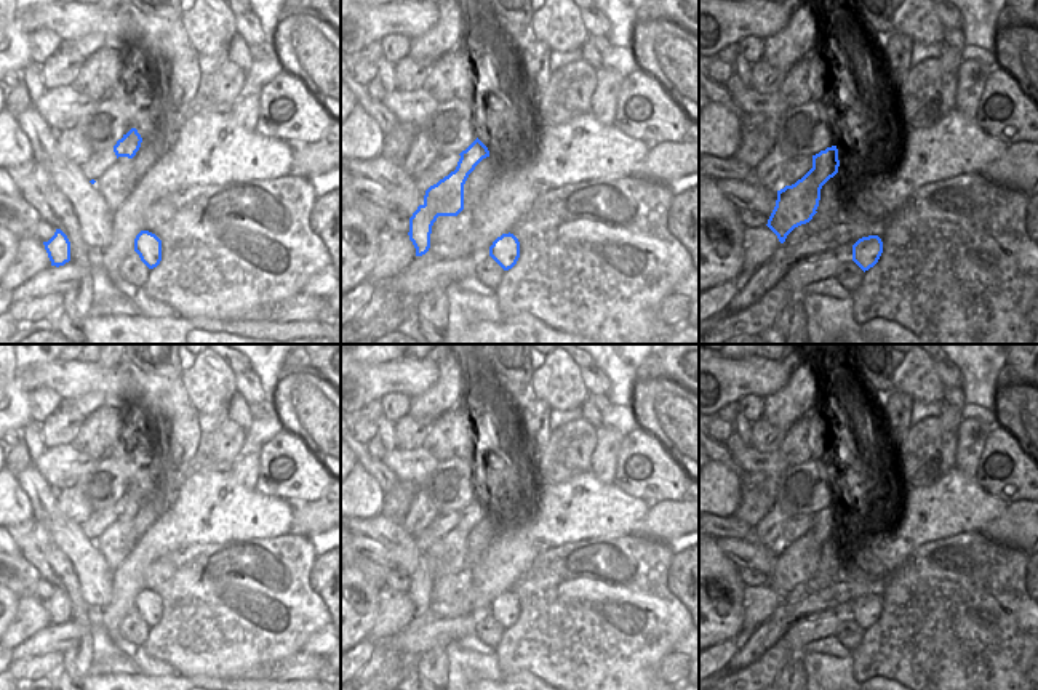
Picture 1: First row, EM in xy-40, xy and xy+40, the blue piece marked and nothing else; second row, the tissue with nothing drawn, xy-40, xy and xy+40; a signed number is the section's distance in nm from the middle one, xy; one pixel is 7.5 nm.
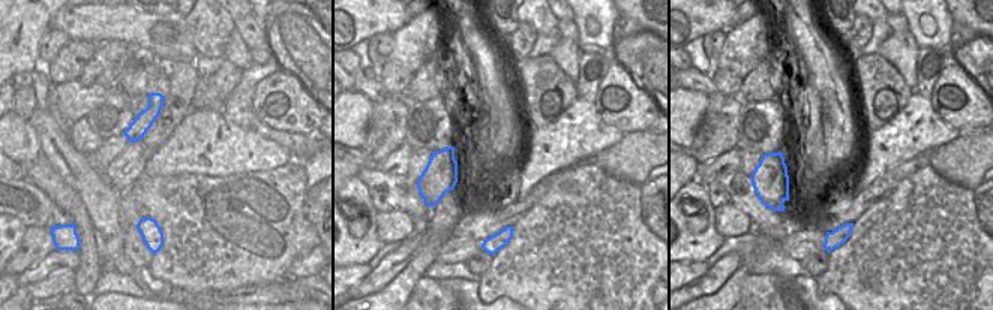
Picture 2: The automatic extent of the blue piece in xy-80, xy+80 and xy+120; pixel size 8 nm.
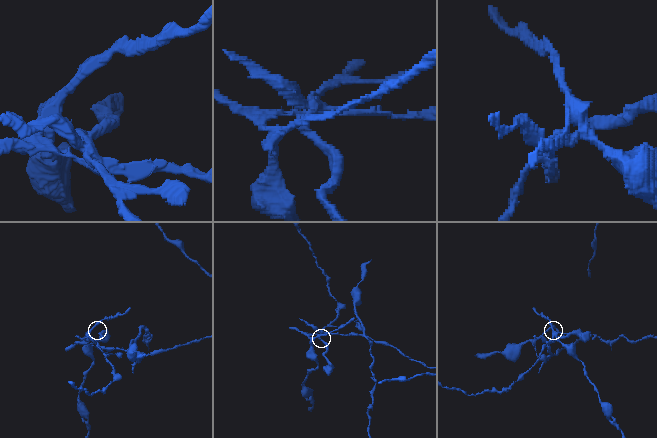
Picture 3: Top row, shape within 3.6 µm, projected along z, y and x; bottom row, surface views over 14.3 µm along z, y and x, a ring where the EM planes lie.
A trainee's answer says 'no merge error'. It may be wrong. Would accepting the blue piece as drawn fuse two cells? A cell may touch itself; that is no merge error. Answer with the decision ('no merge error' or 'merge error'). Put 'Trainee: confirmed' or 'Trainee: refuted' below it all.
merge error
Trainee: refuted

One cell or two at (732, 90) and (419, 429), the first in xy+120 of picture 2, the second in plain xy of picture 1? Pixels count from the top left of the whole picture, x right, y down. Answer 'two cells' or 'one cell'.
one cell

